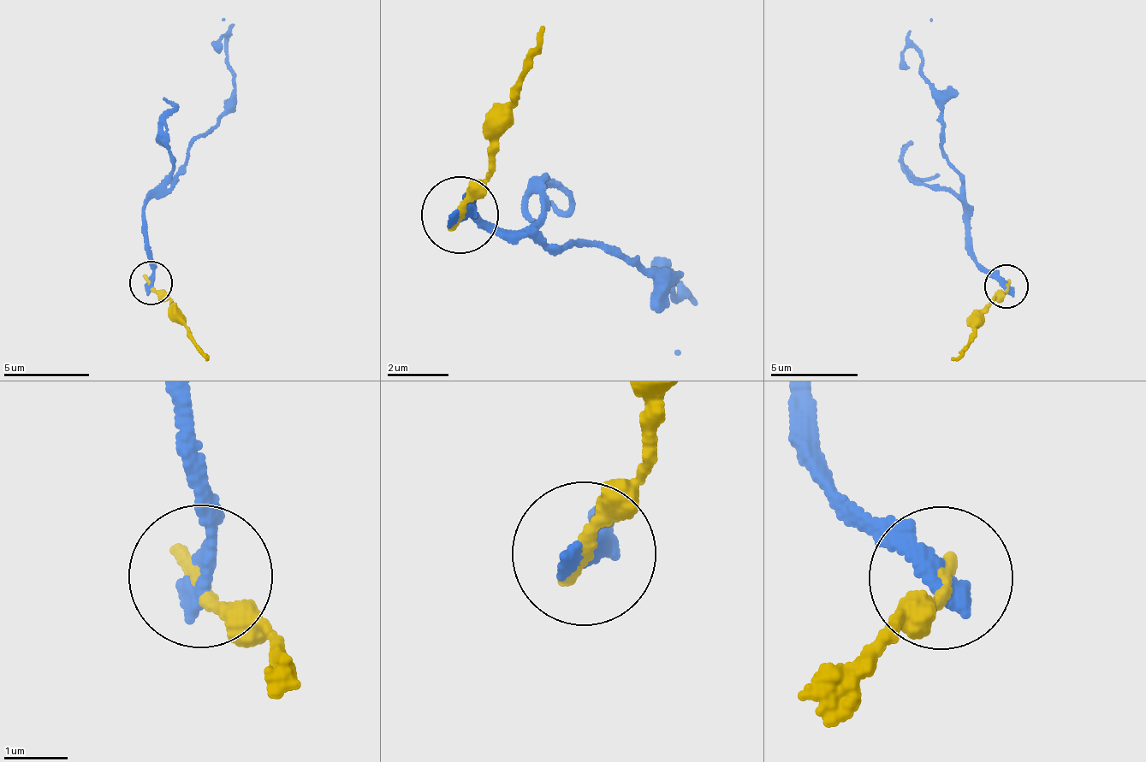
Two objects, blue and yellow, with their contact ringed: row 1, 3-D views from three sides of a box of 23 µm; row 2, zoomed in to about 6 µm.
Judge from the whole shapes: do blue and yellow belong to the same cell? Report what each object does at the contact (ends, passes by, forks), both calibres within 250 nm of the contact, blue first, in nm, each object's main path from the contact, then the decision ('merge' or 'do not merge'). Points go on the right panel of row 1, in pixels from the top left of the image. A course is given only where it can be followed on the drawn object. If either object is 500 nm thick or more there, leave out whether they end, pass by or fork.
blue ends | yellow ends | 320/240 nm | blue via (1005, 287), (975, 260), (960, 174), (941, 151), (941, 121), (926, 83), (923, 49), (909, 32), (932, 19) | yellow via (1005, 287), (1003, 299), (988, 304), (983, 325), (953, 361) | do not merge

